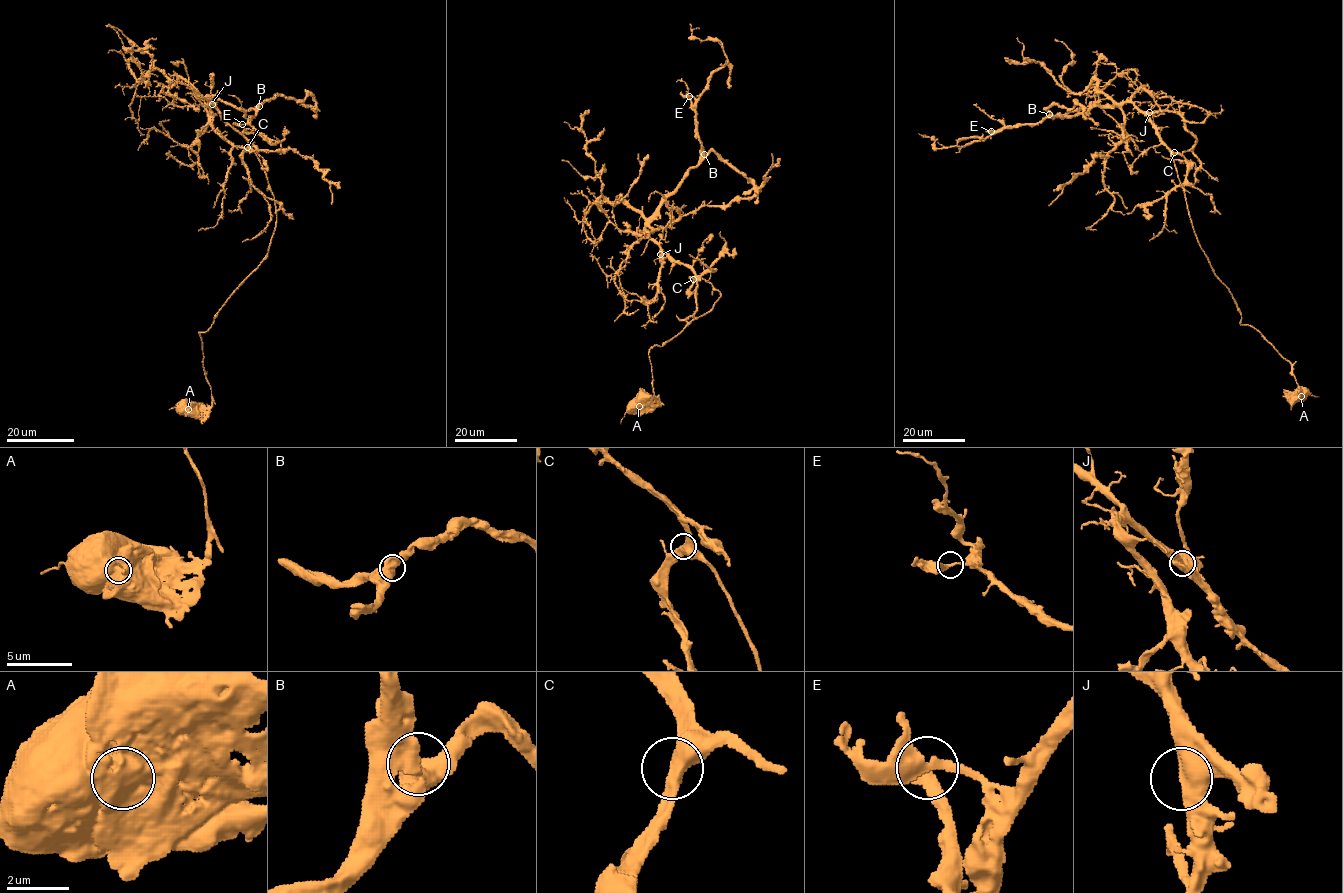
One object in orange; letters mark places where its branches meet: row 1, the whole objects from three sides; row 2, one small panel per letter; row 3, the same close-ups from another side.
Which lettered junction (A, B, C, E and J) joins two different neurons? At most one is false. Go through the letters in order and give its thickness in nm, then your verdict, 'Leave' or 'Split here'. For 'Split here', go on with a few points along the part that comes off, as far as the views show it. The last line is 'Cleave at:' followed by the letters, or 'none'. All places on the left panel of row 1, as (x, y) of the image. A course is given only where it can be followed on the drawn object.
A: Thickness 1650 nm. Split here. Course of the part to remove: (188, 409), (169, 409)
B: Thickness 700 nm. Leave
C: Thickness 500 nm. Leave
E: Thickness 400 nm. Leave
J: Thickness 500 nm. Leave
Cleave at: A

